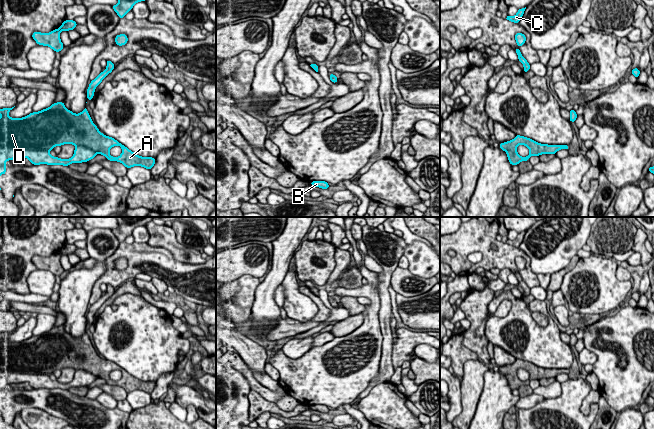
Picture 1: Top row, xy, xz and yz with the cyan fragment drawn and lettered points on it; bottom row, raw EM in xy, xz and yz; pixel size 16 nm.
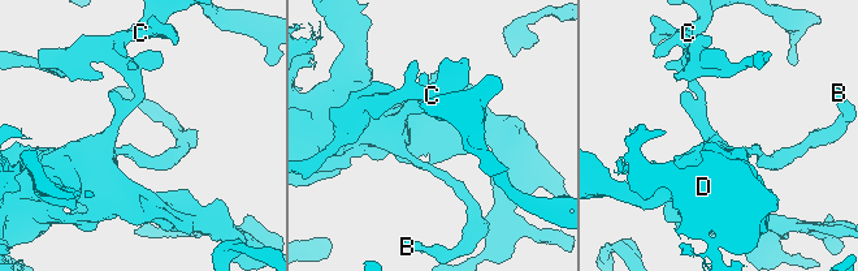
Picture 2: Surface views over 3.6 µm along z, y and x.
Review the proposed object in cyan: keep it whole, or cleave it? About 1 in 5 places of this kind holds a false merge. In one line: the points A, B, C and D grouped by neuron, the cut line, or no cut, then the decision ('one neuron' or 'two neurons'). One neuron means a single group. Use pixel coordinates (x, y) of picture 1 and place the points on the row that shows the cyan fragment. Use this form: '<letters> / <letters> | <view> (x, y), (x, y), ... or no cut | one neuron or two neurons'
A B C D | no cut | one neuron

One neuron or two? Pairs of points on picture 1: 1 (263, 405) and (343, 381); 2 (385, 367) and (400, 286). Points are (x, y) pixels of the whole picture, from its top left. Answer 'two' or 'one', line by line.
1: two
2: two

